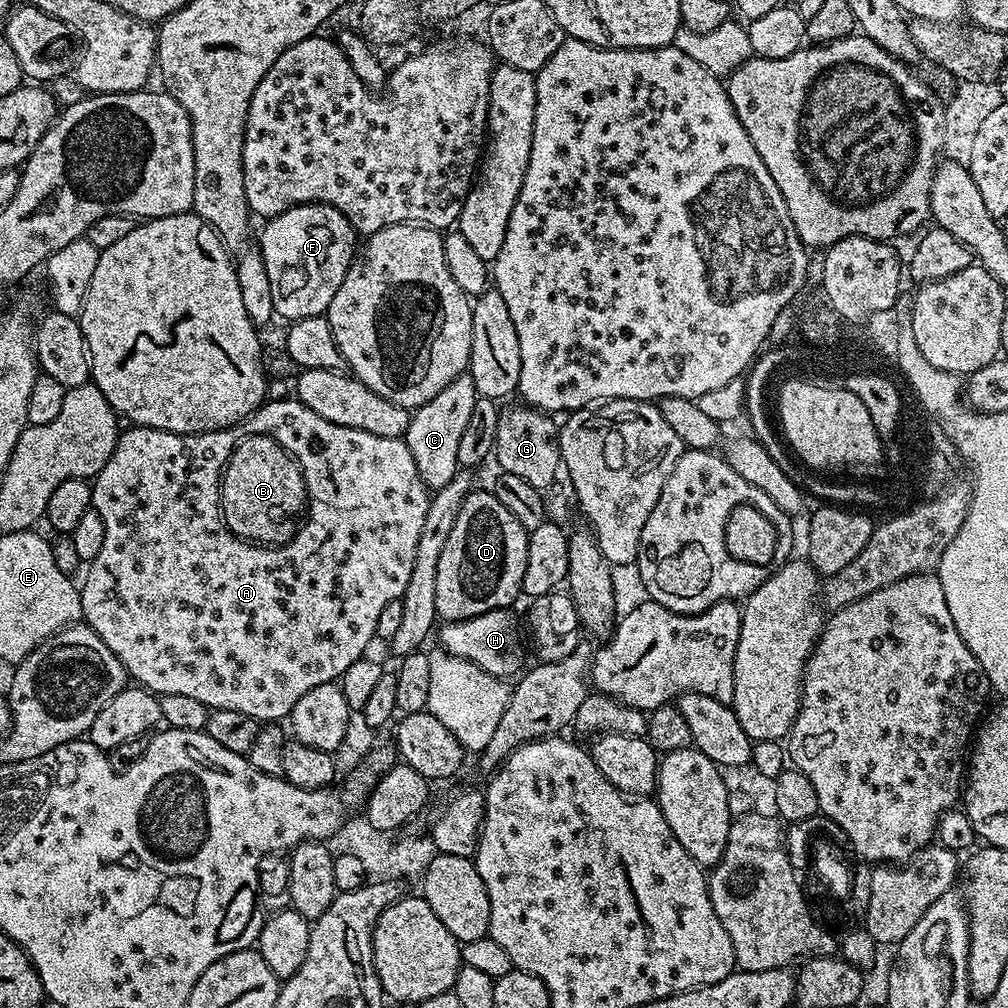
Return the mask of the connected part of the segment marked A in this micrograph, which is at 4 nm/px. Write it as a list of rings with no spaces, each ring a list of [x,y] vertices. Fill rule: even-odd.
[[[295,398],[271,400],[261,404],[243,424],[235,424],[230,429],[231,434],[227,431],[185,434],[143,426],[125,427],[114,446],[114,454],[110,454],[110,462],[106,462],[106,466],[102,466],[100,473],[91,481],[92,508],[100,514],[106,526],[106,539],[102,541],[102,550],[98,550],[98,558],[87,565],[84,584],[79,585],[83,623],[89,624],[102,642],[114,650],[125,673],[131,679],[133,676],[139,687],[160,696],[183,694],[186,698],[202,702],[209,710],[238,710],[238,714],[250,714],[250,718],[261,722],[280,722],[283,716],[284,719],[291,717],[298,698],[302,698],[306,690],[339,681],[347,668],[367,653],[364,651],[368,648],[368,639],[371,641],[376,635],[378,614],[382,614],[382,609],[389,602],[400,599],[406,590],[406,582],[410,582],[410,570],[414,570],[414,550],[418,546],[418,534],[422,534],[422,522],[426,518],[430,499],[420,481],[418,466],[414,466],[414,454],[410,454],[408,443],[403,438],[376,438],[374,434],[366,434],[366,430],[326,422],[326,418],[314,414],[310,406]],[[245,433],[274,438],[300,463],[308,491],[306,519],[297,527],[296,535],[285,544],[261,546],[241,540],[226,527],[224,516],[220,513],[220,478],[230,454],[236,449],[237,438]],[[376,452],[382,459],[388,460],[388,464],[376,464]]]

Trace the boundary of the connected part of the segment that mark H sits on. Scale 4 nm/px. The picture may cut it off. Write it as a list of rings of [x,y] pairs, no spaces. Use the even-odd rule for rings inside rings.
[[[495,608],[486,614],[478,614],[474,618],[441,623],[438,628],[438,636],[440,632],[439,647],[458,658],[466,658],[470,662],[474,662],[474,666],[486,670],[486,674],[491,676],[519,677],[525,667],[526,644],[524,640],[520,641],[522,624],[520,620],[516,621],[514,613],[515,611],[506,608]]]

